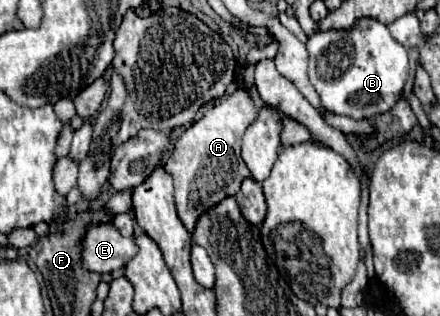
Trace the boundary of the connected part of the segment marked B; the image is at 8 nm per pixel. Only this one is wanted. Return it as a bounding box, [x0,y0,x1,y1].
[308,19,408,121]

